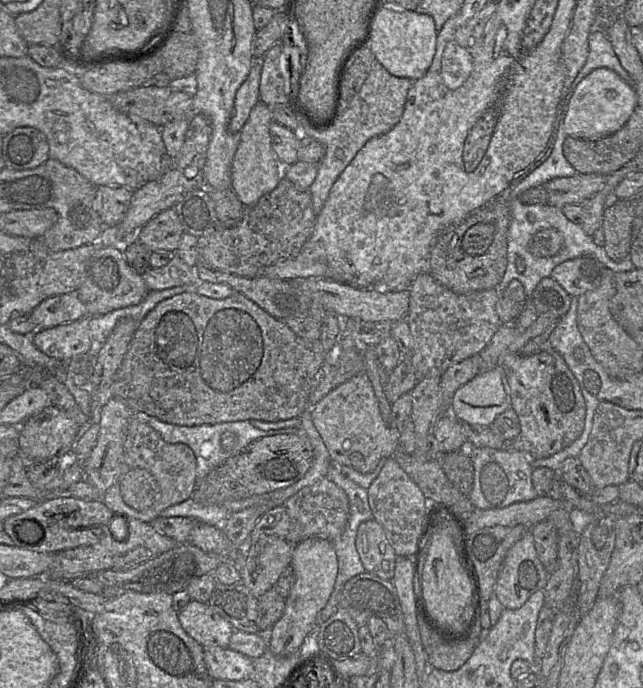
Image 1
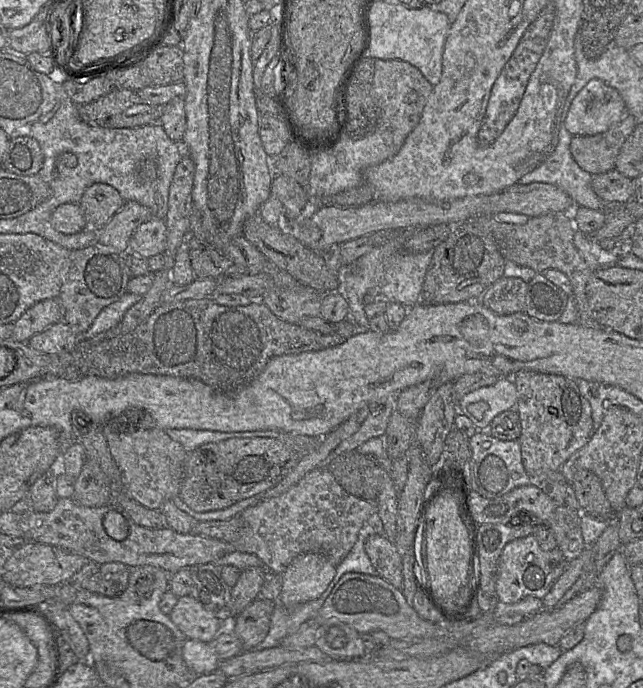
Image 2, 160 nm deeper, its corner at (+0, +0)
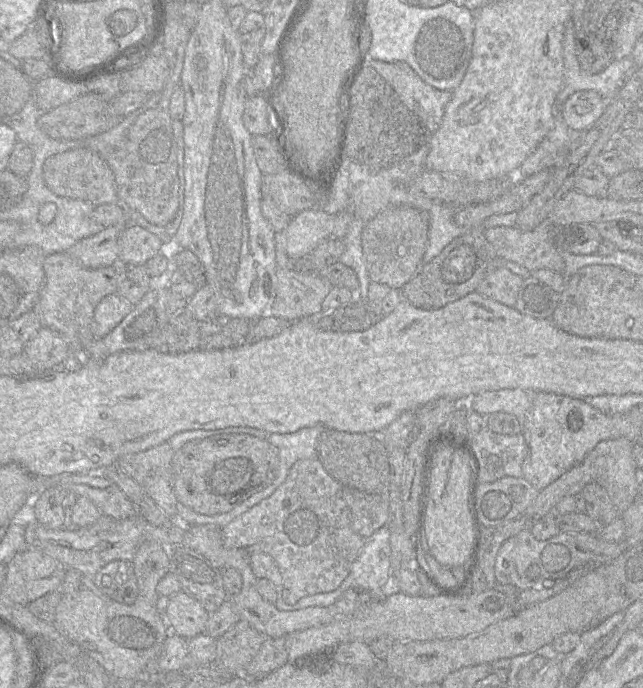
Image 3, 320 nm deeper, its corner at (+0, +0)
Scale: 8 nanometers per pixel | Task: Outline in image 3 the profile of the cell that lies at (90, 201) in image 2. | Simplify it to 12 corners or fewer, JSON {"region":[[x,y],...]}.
{"region":[[78,148],[47,158],[47,187],[93,205],[119,203],[114,174]]}

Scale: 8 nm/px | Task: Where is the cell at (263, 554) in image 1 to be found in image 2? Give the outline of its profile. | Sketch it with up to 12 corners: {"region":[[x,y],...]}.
{"region":[[248,568],[231,588],[233,616],[260,596],[267,570]]}

